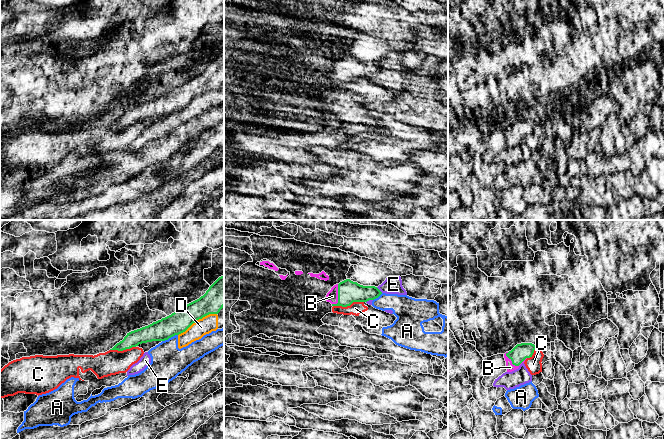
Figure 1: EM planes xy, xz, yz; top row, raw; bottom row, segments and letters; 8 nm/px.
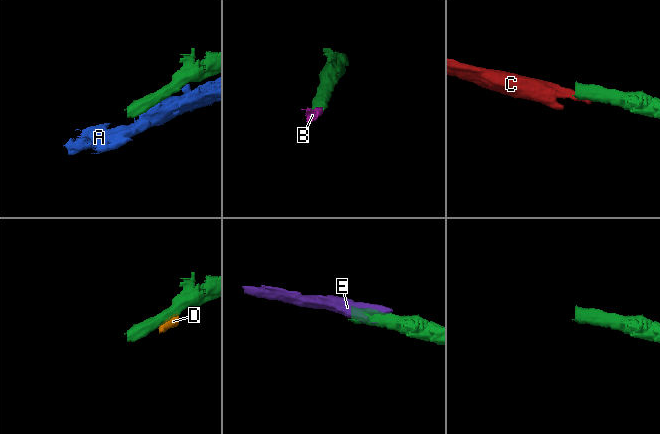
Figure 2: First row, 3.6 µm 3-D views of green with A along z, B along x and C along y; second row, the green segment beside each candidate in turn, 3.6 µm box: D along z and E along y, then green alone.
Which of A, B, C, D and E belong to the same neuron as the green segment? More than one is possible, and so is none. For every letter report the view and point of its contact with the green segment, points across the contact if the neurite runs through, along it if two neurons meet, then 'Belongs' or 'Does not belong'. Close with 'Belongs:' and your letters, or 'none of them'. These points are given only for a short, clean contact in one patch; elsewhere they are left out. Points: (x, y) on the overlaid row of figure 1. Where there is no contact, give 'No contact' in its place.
A: Touches green at xy (169, 337). Does not belong
B: Touches green at yz (514, 364). Path across: yz (520, 352), (514, 358), (514, 364), (510, 367). Belongs
C: Touches green at xz (348, 305). Boundary: xz (363, 301), (353, 301), (346, 306), (333, 306). Does not belong
D: Touches green at xy (197, 319). Boundary: xy (216, 313), (210, 313), (197, 319), (178, 335). Does not belong
E: Touches green at xz (378, 289). Boundary: xz (376, 287), (382, 292). Does not belong
Belongs: B

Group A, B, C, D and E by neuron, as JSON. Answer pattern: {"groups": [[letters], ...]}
{"groups": [["A"], ["B"], ["C"], ["D", "E"]]}

